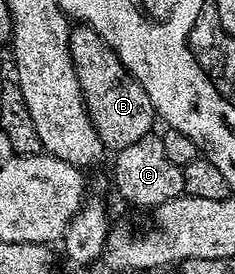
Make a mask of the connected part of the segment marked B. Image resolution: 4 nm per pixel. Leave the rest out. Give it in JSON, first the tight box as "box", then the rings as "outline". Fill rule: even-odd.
{"box":[69,26,157,153],"outline":[[[86,26],[72,27],[69,54],[73,58],[73,70],[77,72],[87,113],[104,149],[117,153],[154,129],[151,127],[157,124],[157,117],[153,102],[149,102],[149,94],[145,94],[145,90],[127,73],[121,58],[117,58],[115,51],[94,30]]]}

